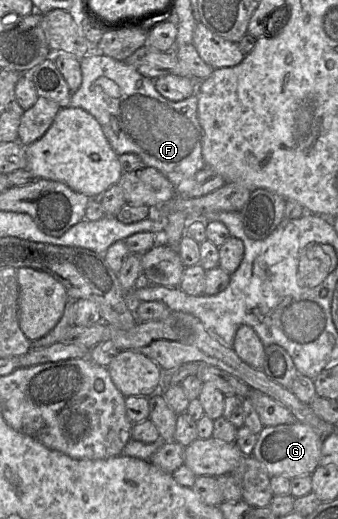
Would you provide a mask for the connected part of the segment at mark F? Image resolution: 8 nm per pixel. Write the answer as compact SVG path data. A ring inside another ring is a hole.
M98 44L95 53L83 56L79 60L79 63L81 67L82 82L80 87L71 94L69 106L82 108L96 118L96 120L101 125L101 128L109 144L117 155L122 155L125 153L134 153L139 155L145 167L154 167L160 171L172 183L172 185L175 187L175 190L176 186L178 186L182 181L193 177L199 170L205 167L205 162L202 155L202 128L198 119L198 97L196 93L181 101L171 101L163 97L156 90L154 80L140 74L132 65L128 64L126 61L117 60L102 54L98 50Z

